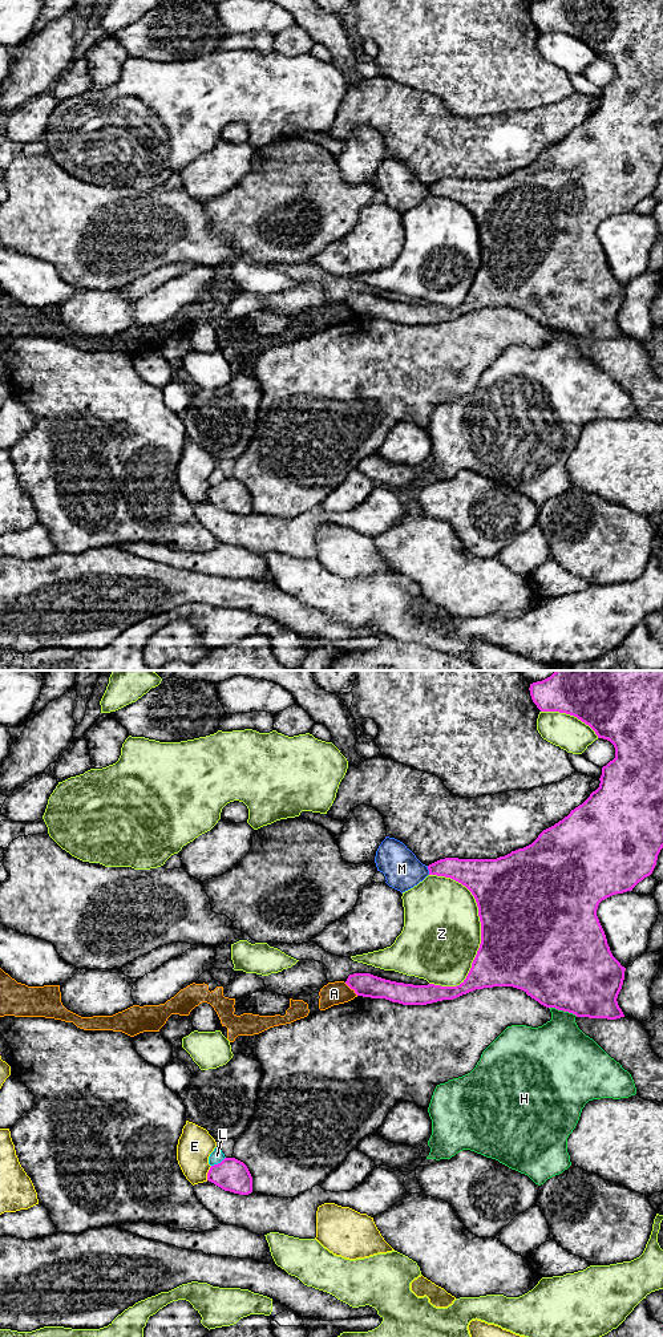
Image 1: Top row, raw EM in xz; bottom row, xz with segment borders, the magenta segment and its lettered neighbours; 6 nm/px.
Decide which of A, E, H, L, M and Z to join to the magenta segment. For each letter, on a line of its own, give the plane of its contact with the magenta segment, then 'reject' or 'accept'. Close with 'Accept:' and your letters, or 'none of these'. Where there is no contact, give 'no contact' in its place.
A: xz | reject
E: xz | reject
H: xz | reject
L: xz | reject
M: xz | reject
Z: xz | reject
Accept: none of these

